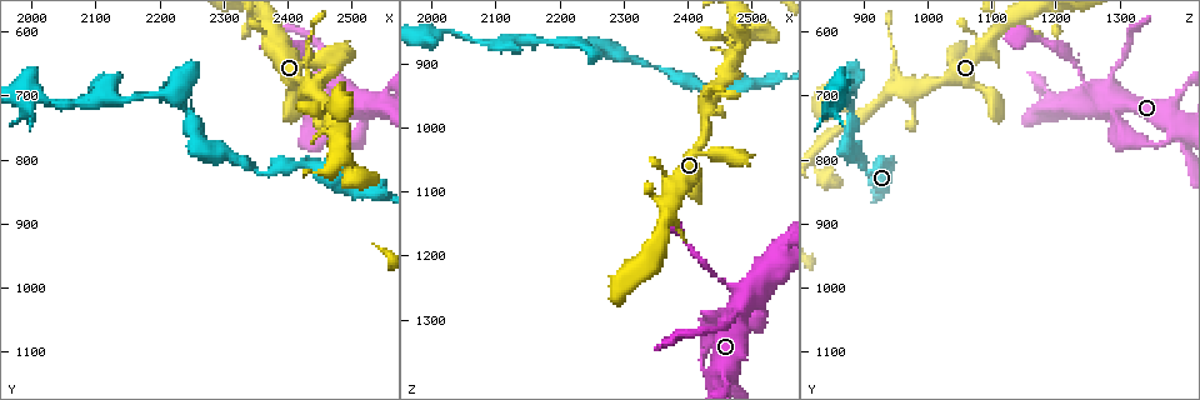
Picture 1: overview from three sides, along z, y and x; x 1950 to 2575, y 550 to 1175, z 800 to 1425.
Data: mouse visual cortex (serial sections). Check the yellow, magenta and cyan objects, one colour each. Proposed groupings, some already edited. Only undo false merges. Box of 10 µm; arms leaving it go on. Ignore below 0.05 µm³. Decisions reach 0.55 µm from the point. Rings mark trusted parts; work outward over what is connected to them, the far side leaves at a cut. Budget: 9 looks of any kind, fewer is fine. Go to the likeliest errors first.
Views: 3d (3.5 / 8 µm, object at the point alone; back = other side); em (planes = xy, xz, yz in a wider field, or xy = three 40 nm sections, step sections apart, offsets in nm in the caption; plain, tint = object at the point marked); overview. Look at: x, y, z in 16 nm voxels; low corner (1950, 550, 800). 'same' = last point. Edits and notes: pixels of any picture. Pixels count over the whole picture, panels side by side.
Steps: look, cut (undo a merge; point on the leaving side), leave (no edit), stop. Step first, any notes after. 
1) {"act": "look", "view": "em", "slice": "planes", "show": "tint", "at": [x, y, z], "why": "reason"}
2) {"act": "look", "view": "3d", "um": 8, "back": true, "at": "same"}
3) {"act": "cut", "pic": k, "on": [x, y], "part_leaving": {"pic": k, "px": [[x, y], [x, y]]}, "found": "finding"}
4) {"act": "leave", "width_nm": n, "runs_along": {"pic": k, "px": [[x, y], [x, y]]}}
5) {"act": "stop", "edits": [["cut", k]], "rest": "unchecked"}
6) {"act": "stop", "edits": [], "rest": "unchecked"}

{"act": "look", "view": "3d", "um": 8, "at": [2440, 655, 1230], "why": "thin neck"}

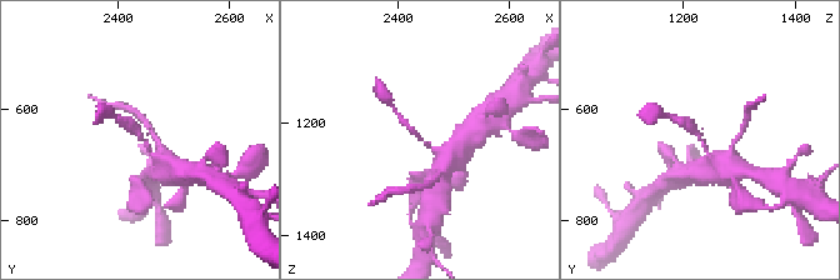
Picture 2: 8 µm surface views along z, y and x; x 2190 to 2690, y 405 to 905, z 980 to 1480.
{"act": "look", "view": "em", "slice": "planes", "show": "tint", "at": "same"}

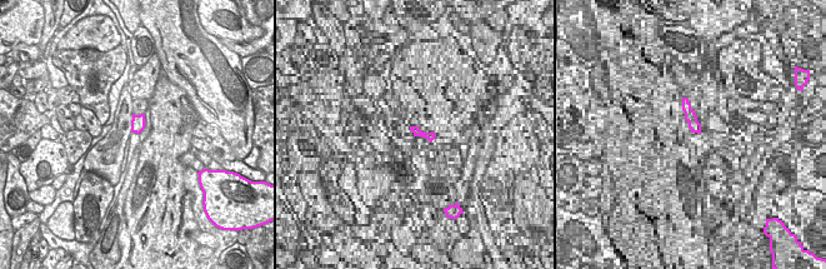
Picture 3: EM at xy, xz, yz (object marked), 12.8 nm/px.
{"act": "leave", "runs_along": {"pic": 2, "px": [[165, 160], [121, 121]]}, "found": "one cell here"}

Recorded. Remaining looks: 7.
{"act": "look", "view": "3d", "um": 3.5, "at": [2220, 700, 870]}

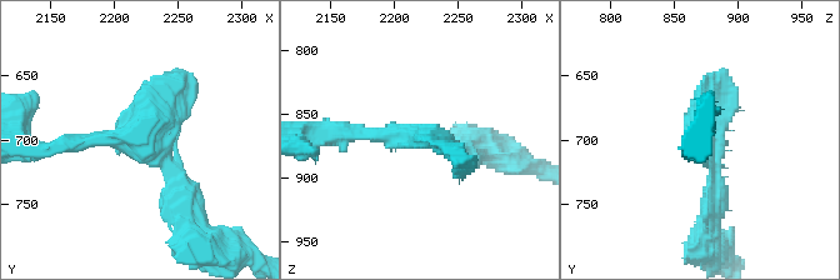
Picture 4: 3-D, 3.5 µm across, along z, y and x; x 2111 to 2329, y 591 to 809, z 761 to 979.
{"act": "look", "view": "em", "slice": "planes", "show": "plain", "at": [2224, 698, 866]}

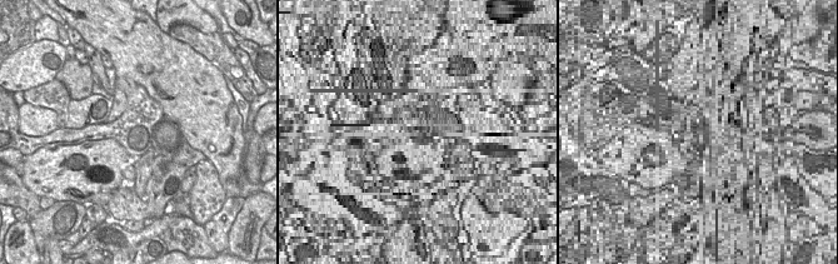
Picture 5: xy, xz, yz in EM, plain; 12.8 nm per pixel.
{"act": "look", "view": "em", "slice": "planes", "show": "tint", "at": "same"}

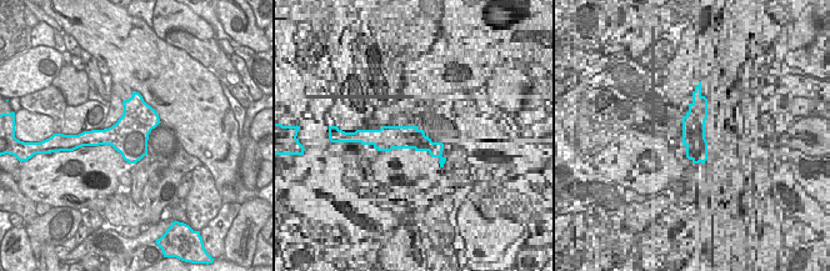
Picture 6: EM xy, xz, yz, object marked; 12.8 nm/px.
{"act": "leave", "runs_along": {"pic": 4, "px": [[184, 203], [141, 138], [56, 145]]}, "found": "all the same cell"}

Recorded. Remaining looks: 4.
{"act": "look", "view": "3d", "um": 3.5, "at": [2475, 735, 890]}

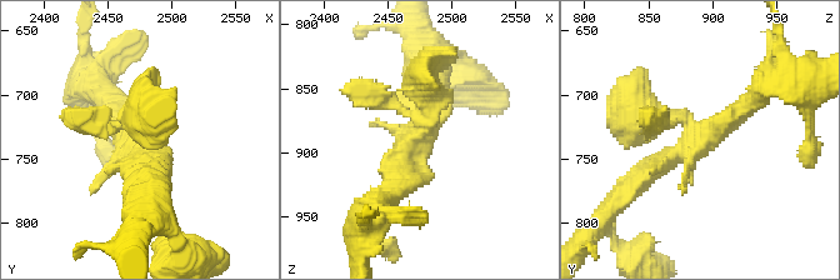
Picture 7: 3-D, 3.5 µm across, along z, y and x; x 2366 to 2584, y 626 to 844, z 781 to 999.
{"act": "look", "view": "em", "slice": "planes", "show": "tint", "at": [2474, 734, 888], "why": "need the tissue"}

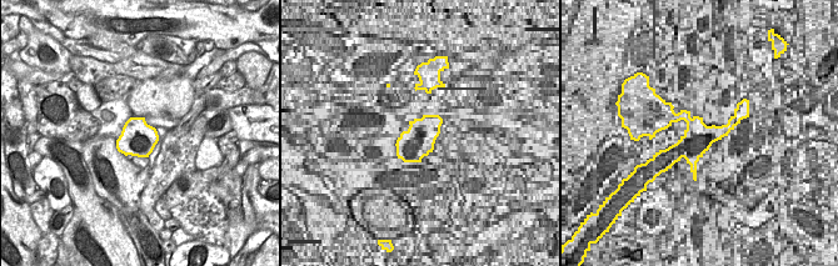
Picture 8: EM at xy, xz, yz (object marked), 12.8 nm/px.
{"act": "leave", "width_nm": 460, "runs_along": {"pic": 7, "px": [[755, 96], [634, 185]]}, "found": "all the same cell"}

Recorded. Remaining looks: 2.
{"act": "look", "view": "3d", "um": 3.5, "at": [2420, 775, 1375], "why": "abrupt turn"}

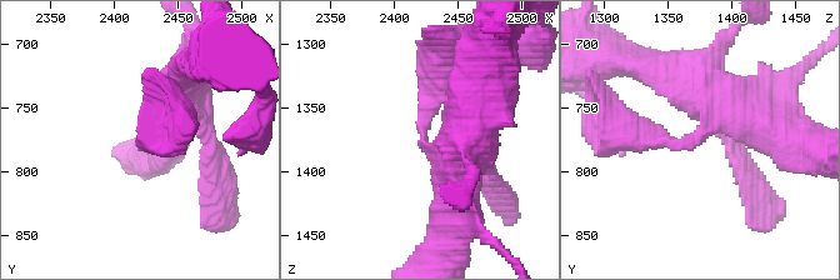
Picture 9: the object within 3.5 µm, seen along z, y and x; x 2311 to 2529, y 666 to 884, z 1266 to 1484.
{"act": "look", "view": "em", "slice": "xy", "step": 3, "show": "tint", "at": [2424, 772, 1378], "arm_widths_nm": [250, 500], "why": "need the tissue"}

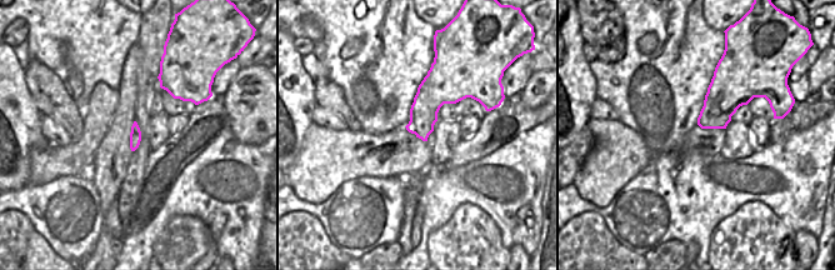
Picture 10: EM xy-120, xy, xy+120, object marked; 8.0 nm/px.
{"act": "leave", "runs_along": {"pic": 9, "px": [[698, 76], [718, 115], [695, 141], [624, 130]]}, "found": "continuous, no second cell"}

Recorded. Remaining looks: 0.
{"act": "stop", "edits": [], "rest": "unchecked"}

